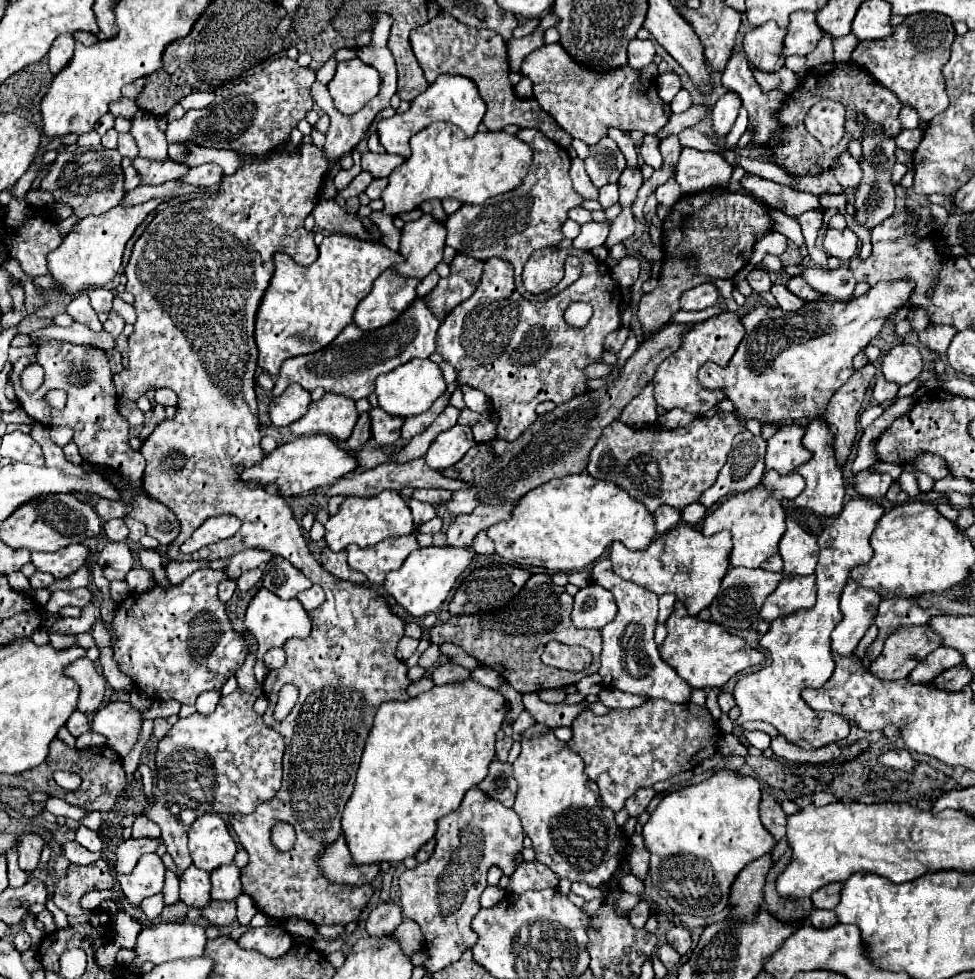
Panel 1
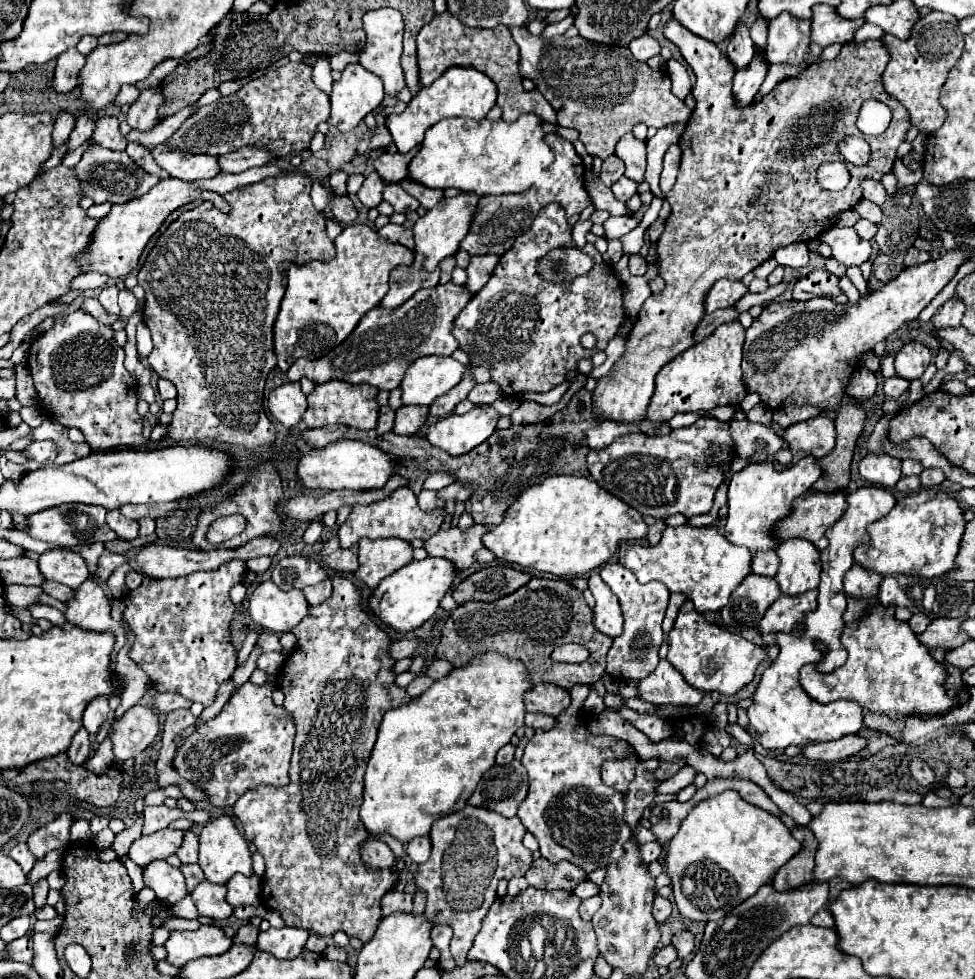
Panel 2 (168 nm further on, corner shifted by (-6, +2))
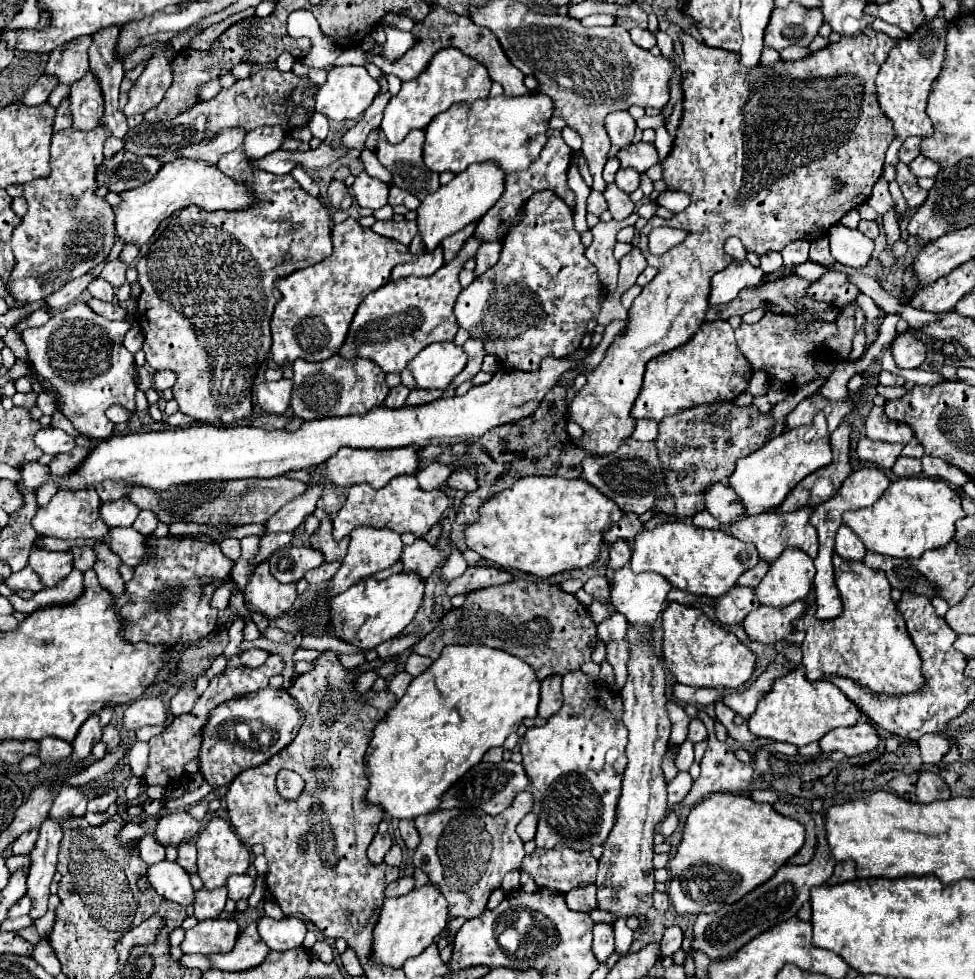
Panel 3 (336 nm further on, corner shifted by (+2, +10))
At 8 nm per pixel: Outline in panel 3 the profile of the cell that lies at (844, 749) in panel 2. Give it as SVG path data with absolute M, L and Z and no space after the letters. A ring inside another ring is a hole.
M862 719L854 727L834 729L832 733L828 733L820 739L820 747L822 747L824 755L828 755L832 751L842 751L848 757L874 751L878 747L878 743L880 743L878 731L866 719Z

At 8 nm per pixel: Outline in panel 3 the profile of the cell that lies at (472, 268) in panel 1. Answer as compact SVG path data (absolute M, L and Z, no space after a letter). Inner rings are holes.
M492 241L492 243L484 243L478 253L476 253L476 275L486 273L492 265L498 263L500 259L500 251L502 251L502 243L500 241Z

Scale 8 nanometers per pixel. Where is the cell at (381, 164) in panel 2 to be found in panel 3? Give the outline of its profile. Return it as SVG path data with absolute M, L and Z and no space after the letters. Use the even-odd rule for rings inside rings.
M412 131L402 143L382 141L376 149L376 157L390 171L392 183L410 191L420 201L426 195L438 191L438 173L426 169L422 159L422 147L426 141L424 131Z

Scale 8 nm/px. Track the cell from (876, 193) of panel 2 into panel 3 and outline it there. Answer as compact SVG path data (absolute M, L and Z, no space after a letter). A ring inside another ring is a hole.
M880 179L874 189L872 189L872 197L868 199L868 205L876 209L878 215L884 215L886 211L890 211L894 207L894 201L888 193L888 181L886 179Z

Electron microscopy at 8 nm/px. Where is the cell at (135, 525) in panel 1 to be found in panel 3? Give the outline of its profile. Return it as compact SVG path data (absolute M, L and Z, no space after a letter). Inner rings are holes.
M142 511L138 515L138 519L134 521L134 529L138 533L142 533L142 535L152 535L156 527L158 527L158 519L156 519L156 515L152 511Z

